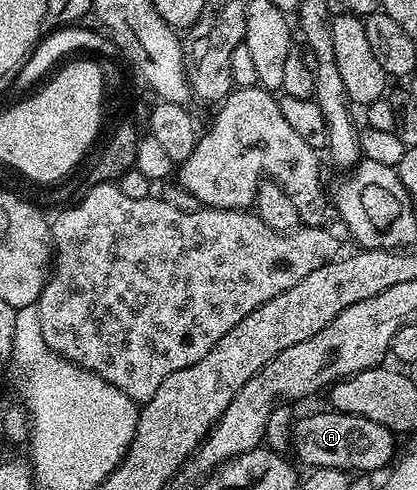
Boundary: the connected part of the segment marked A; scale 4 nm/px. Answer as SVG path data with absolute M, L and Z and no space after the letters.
M333 409L325 410L314 411L303 419L301 416L295 422L292 451L298 454L299 464L307 463L307 468L310 469L323 467L351 473L374 473L370 471L385 472L395 462L395 432L376 421L368 421L368 417L356 417Z

